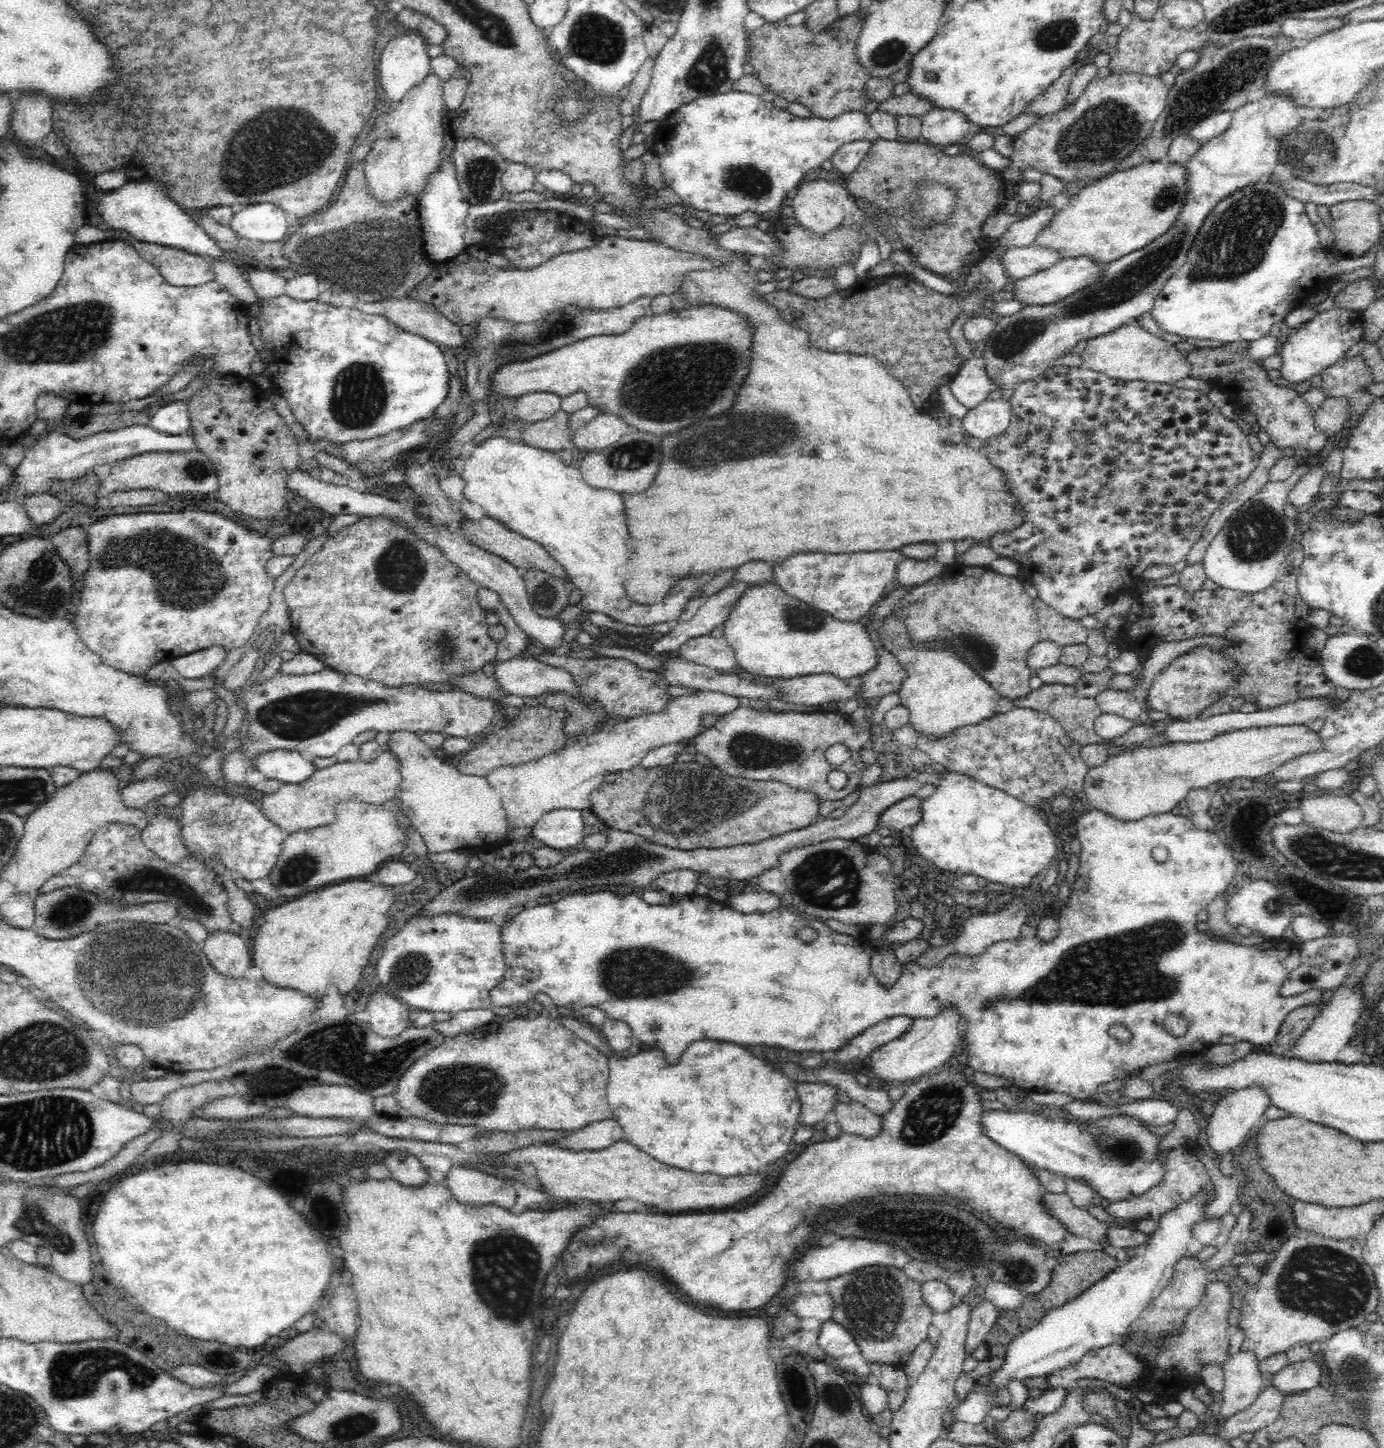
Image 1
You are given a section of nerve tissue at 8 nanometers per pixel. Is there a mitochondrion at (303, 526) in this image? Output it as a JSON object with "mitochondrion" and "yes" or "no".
{"mitochondrion":"no"}

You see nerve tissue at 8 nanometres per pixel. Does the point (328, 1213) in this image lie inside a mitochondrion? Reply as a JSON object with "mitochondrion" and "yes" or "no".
{"mitochondrion":"no"}

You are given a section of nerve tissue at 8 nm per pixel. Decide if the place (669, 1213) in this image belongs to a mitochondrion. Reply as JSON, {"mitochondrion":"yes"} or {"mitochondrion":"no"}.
{"mitochondrion":"no"}

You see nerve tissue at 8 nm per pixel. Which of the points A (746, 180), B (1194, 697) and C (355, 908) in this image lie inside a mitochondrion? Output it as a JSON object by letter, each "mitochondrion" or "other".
{"A":"mitochondrion","B":"mitochondrion","C":"other"}

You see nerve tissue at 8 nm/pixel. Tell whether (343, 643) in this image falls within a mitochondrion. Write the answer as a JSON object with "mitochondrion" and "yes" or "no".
{"mitochondrion":"no"}

